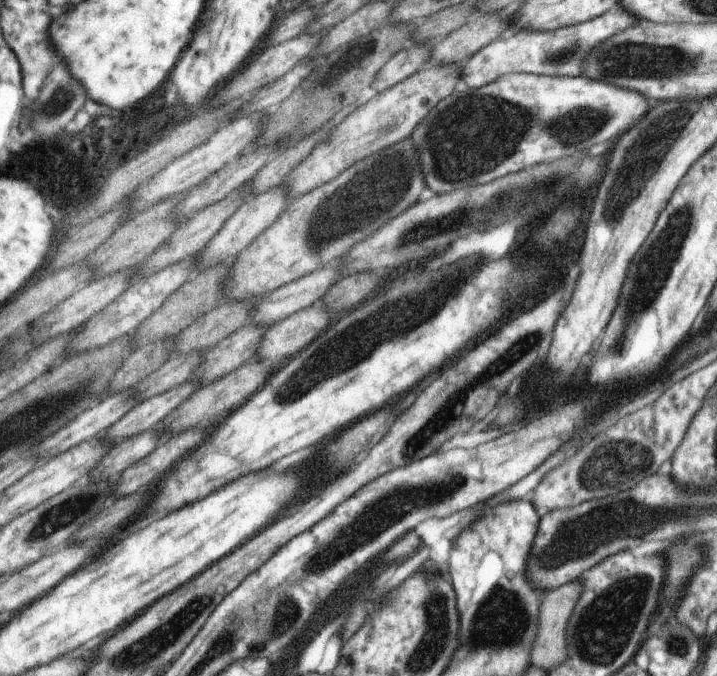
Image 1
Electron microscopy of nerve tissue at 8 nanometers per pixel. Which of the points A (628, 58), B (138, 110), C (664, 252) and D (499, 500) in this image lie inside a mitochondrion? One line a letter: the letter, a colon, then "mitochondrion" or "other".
A: mitochondrion
B: other
C: mitochondrion
D: other

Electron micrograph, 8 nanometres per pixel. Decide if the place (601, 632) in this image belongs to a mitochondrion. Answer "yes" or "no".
yes

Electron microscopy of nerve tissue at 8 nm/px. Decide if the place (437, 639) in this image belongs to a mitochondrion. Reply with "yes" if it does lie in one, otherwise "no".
yes

